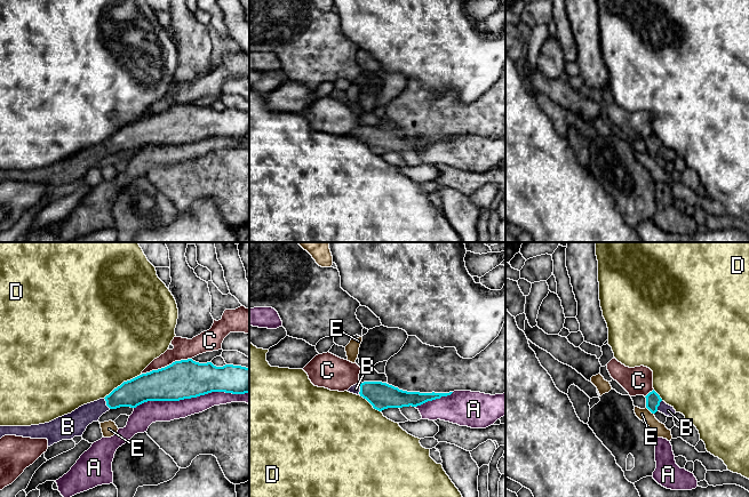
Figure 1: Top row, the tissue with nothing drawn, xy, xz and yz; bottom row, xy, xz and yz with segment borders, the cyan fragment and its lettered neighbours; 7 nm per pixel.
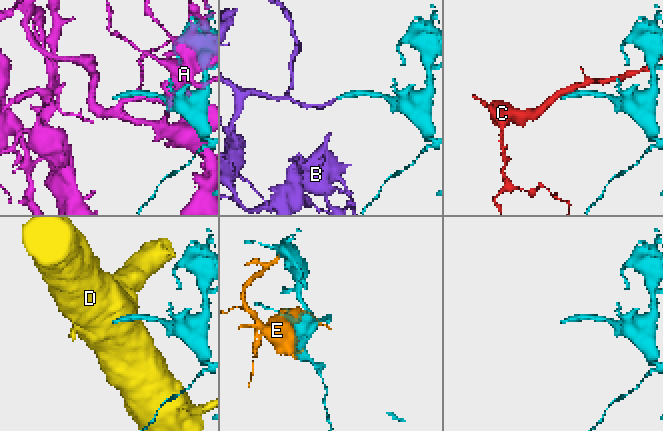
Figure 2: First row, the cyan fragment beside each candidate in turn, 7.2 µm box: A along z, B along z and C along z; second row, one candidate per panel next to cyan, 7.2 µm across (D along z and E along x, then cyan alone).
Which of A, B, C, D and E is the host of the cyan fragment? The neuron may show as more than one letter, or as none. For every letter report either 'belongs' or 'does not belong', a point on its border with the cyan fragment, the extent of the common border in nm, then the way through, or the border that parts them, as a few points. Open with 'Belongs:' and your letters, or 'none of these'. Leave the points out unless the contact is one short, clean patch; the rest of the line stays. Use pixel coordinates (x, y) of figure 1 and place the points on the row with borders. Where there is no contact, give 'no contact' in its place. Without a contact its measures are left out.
Belongs: B
A: does not belong; contact xy (191, 397); length 800 nm
B: belongs; contact xz (360, 389); length 90 nm; way xz (381, 395), (360, 389), (356, 389)
C: does not belong; contact xy (167, 366); length 360 nm
D: does not belong; contact xy (124, 382); length 320 nm
E: does not belong; contact yz (650, 410); length 80 nm; border yz (646, 407), (653, 414)

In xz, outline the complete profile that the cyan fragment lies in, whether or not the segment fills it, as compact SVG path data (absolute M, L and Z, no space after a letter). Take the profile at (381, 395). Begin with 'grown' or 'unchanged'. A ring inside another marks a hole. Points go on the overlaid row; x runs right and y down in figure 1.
grown; M382 382L358 383L351 386L348 392L362 396L379 411L388 408L417 407L453 393L407 392Z

